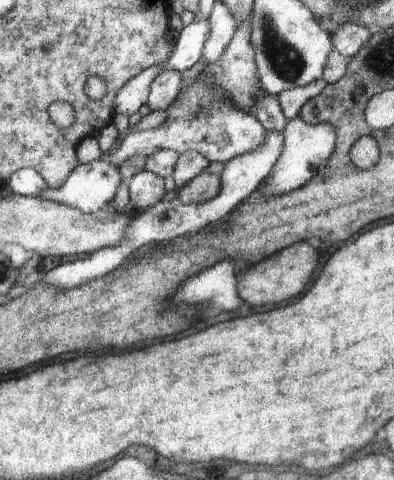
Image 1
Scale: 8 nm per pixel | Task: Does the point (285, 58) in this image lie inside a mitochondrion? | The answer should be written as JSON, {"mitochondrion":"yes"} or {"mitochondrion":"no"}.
{"mitochondrion":"yes"}

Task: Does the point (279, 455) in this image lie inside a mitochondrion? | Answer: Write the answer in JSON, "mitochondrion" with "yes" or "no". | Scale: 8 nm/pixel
{"mitochondrion":"no"}

